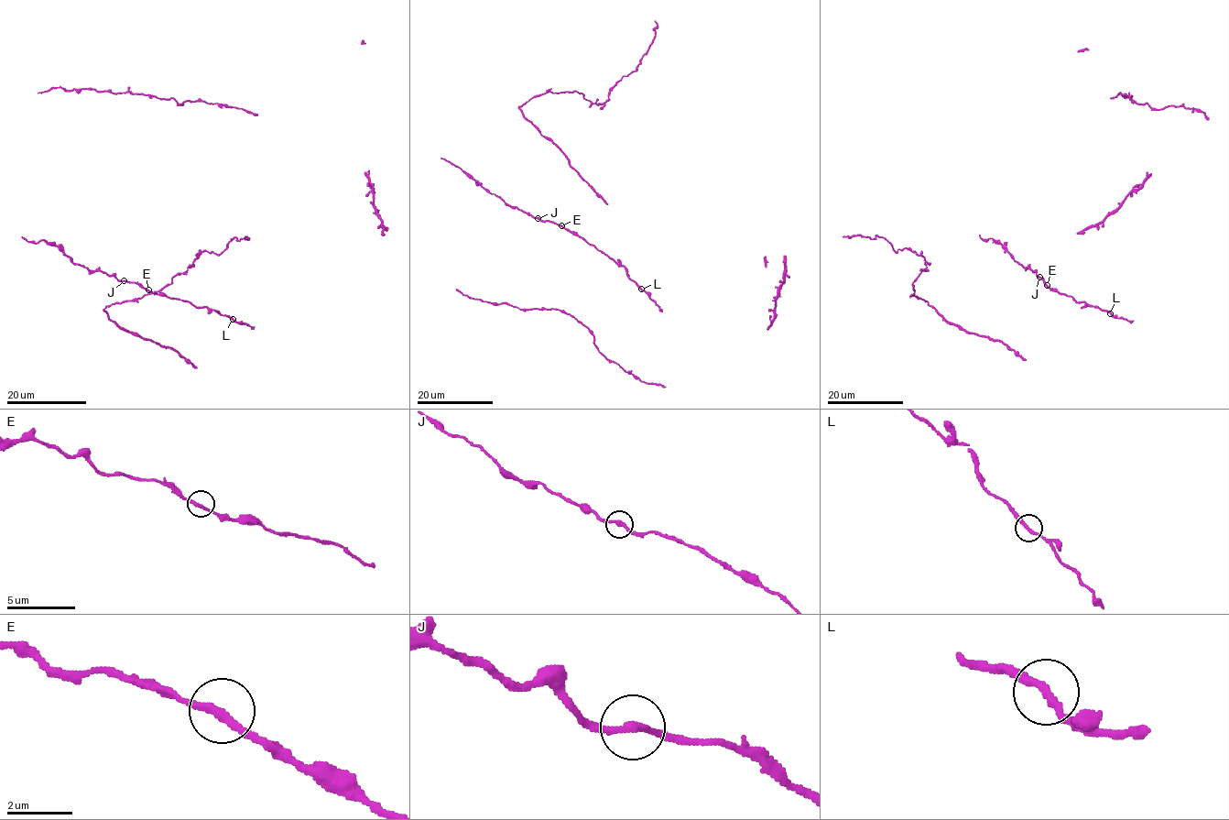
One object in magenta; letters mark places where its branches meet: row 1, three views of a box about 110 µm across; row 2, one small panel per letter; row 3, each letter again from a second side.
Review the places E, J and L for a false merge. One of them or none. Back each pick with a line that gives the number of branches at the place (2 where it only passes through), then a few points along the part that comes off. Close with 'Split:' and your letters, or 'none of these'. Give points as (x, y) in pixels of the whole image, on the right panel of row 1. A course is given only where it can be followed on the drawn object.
Split: none of these

